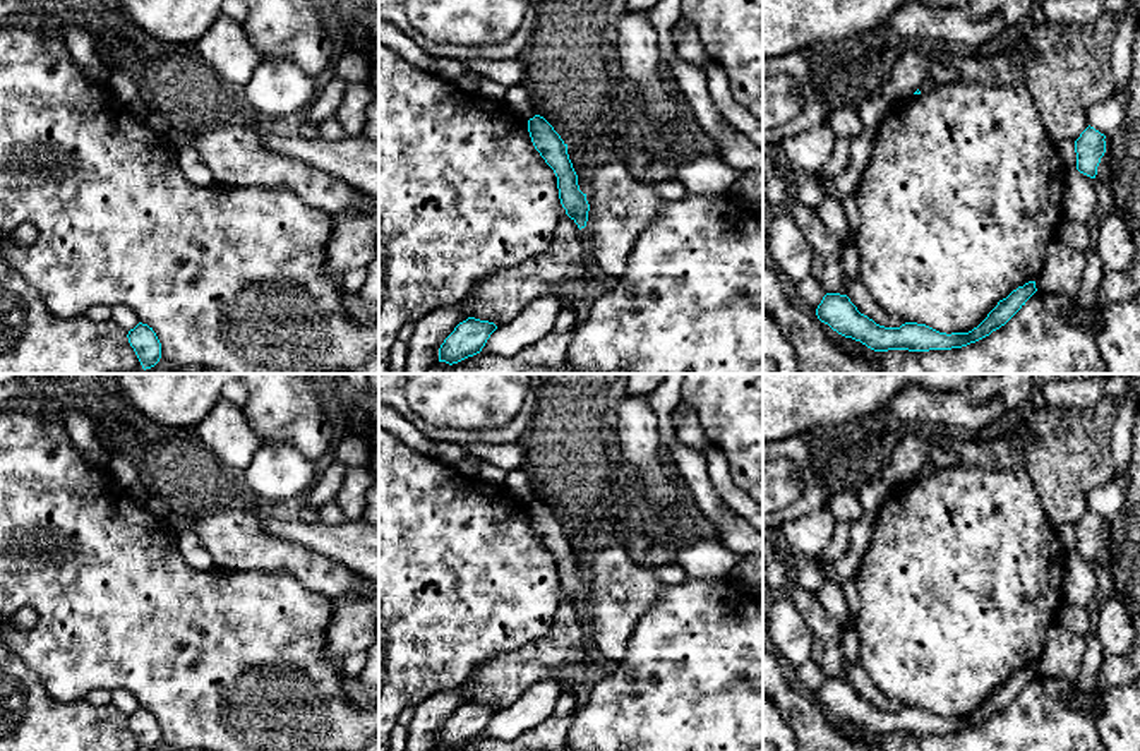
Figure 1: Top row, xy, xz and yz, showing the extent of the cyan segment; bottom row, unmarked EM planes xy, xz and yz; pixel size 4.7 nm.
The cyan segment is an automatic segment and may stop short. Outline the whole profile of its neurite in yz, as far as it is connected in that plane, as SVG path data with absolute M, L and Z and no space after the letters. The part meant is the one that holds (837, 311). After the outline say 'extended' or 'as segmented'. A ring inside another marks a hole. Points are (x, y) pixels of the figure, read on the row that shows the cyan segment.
M1035 281L1013 290L969 333L939 333L926 324L905 322L900 327L885 327L861 314L847 295L826 293L816 309L821 322L845 338L861 341L874 351L909 350L951 350L975 343L1005 326L1037 291Z; as segmented

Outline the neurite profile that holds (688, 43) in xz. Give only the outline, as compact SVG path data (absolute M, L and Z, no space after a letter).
M681 17L672 29L675 53L689 65L705 69L710 63L710 57L701 43L696 26Z

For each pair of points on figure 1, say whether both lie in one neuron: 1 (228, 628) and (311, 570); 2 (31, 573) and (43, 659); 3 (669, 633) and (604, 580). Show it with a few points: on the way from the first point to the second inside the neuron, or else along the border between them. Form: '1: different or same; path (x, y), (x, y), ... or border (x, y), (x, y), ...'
1: different; border (258, 570), (285, 571), (331, 600)
2: same; path (48, 594), (48, 638)
3: different; border (664, 585), (657, 602), (636, 623), (626, 648)

